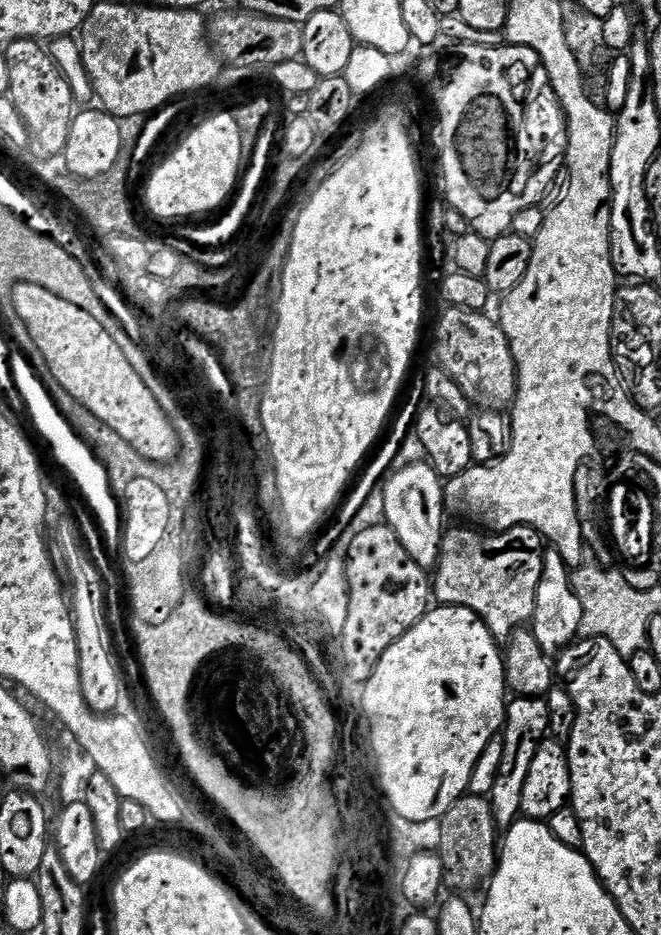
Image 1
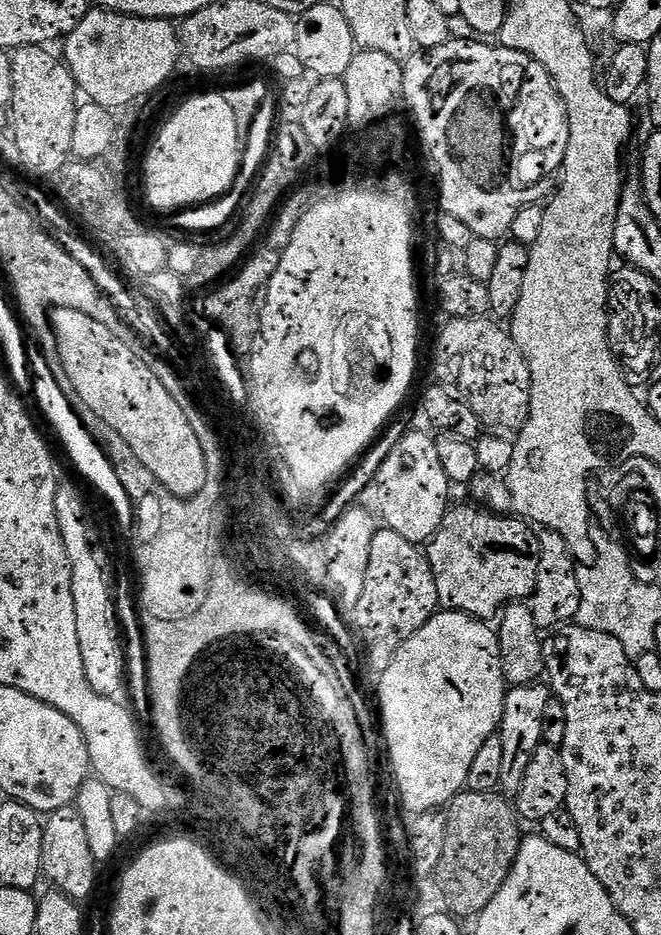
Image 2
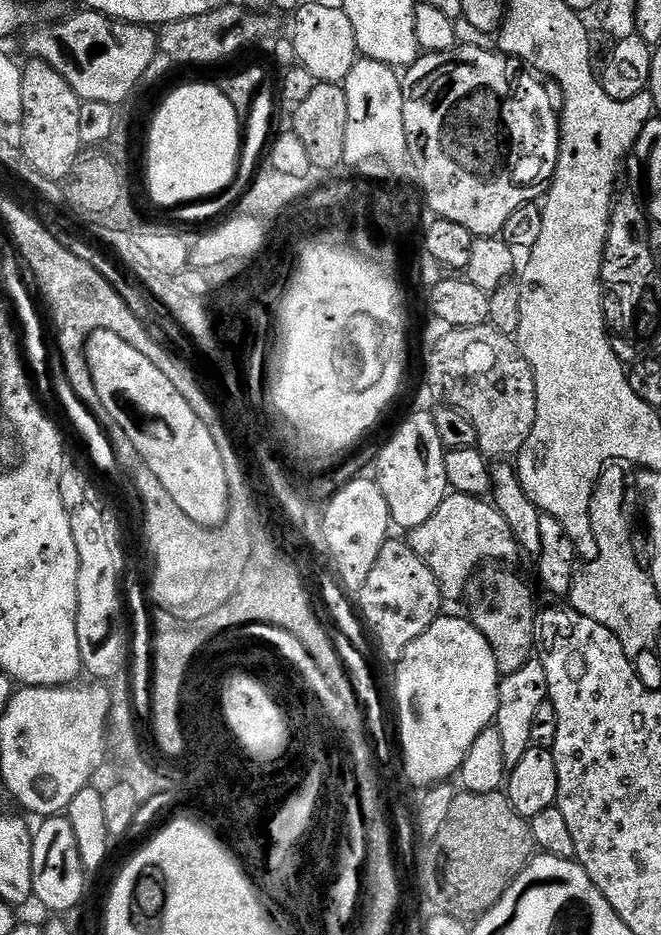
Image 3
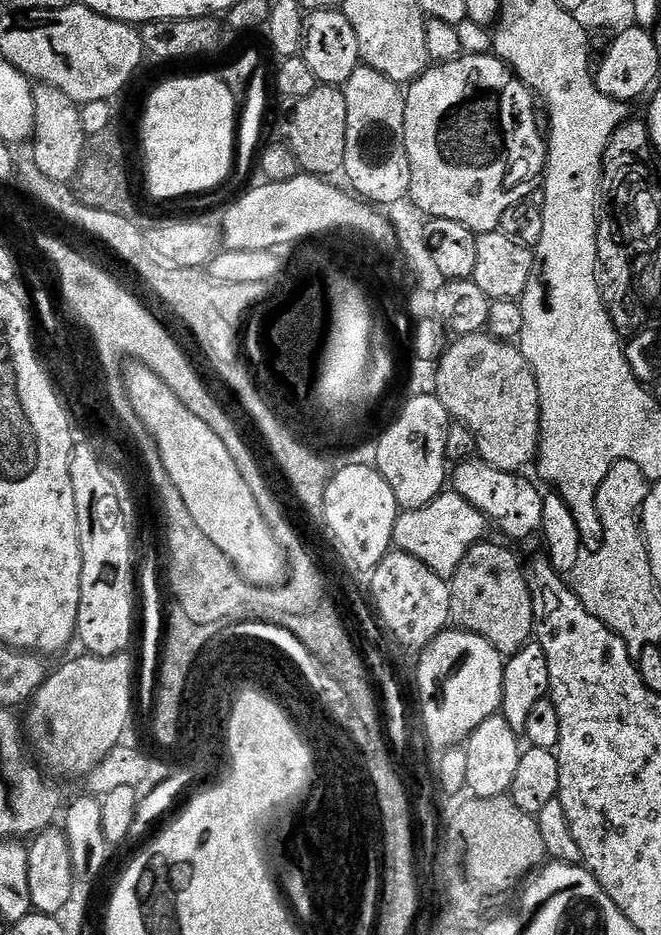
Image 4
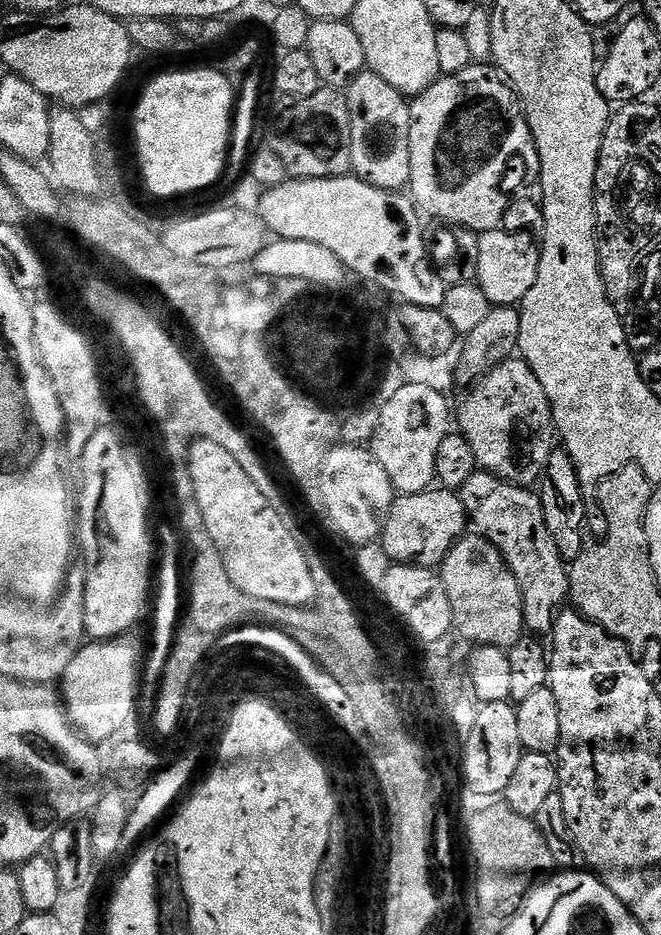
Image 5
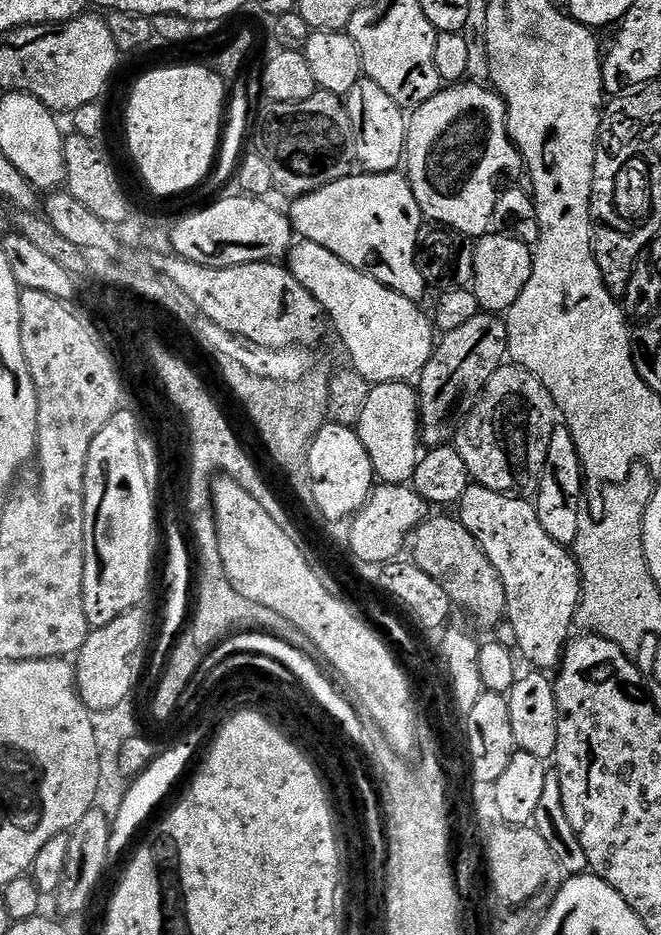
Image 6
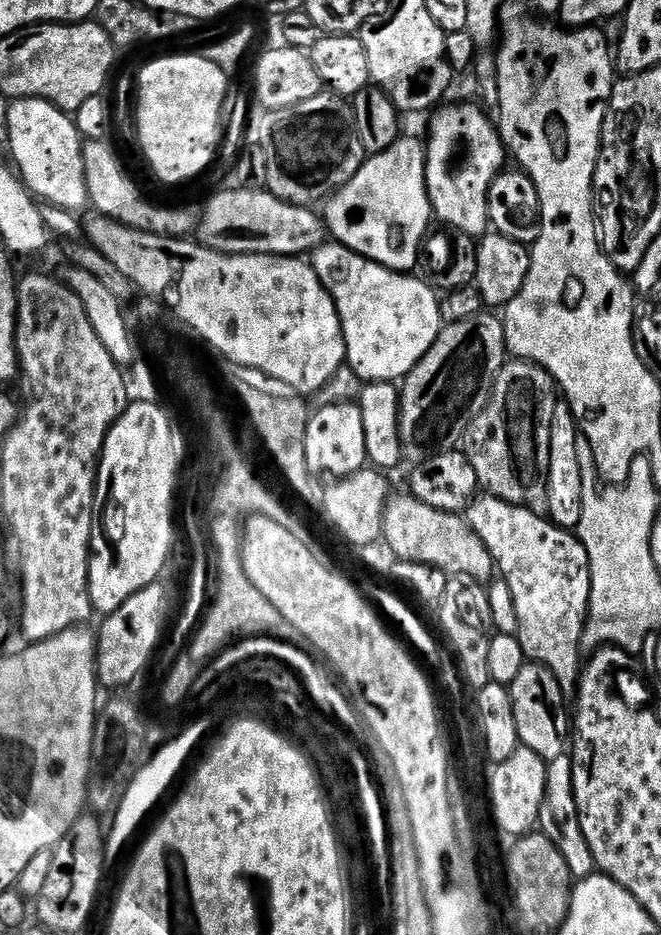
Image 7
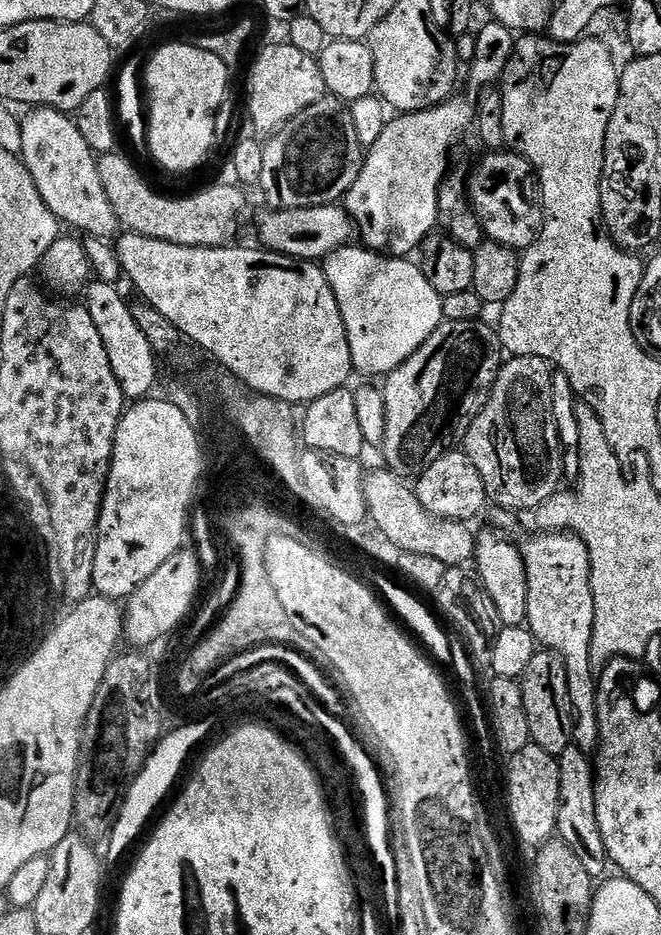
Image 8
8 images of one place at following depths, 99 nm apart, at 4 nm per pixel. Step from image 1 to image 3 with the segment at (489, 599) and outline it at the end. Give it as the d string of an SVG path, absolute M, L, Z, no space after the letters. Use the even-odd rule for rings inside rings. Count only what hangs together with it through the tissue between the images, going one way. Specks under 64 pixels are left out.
M452 492L442 506L432 509L430 518L420 521L420 525L407 533L406 543L430 566L430 574L440 587L440 595L445 601L456 600L468 591L472 576L485 562L512 562L521 555L510 522L502 518L495 504L479 496L467 496Z

